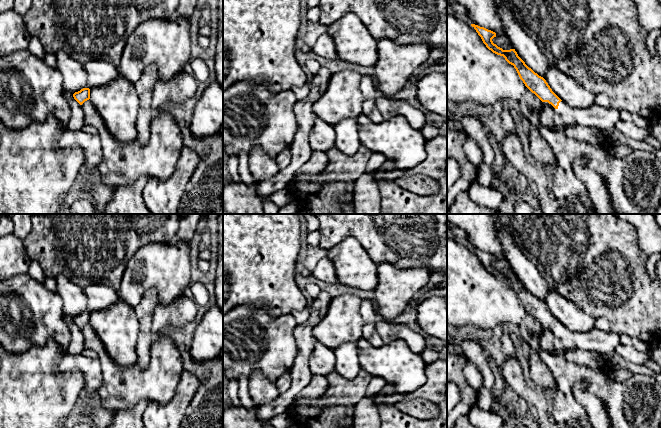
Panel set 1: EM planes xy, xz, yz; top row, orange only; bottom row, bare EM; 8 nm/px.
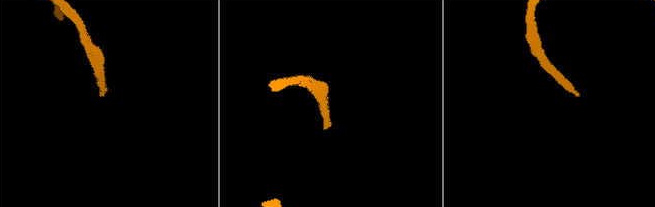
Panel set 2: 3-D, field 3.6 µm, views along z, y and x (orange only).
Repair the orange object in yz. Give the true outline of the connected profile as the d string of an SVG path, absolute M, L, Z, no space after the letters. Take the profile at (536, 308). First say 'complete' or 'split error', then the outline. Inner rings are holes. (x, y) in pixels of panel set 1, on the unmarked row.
split error; M475 248L471 250L489 274L503 280L509 288L514 290L525 310L542 325L542 332L550 330L553 333L555 349L577 348L603 356L615 351L616 346L621 343L621 335L613 331L606 332L599 329L585 333L571 331L552 315L543 301L525 288L515 273L503 274L494 268L492 263L496 261L495 256Z

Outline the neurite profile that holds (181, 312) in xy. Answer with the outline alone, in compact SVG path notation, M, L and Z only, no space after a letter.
M185 295L167 305L158 303L152 316L152 332L155 338L163 335L168 326L184 328L195 319L197 310L195 301Z

